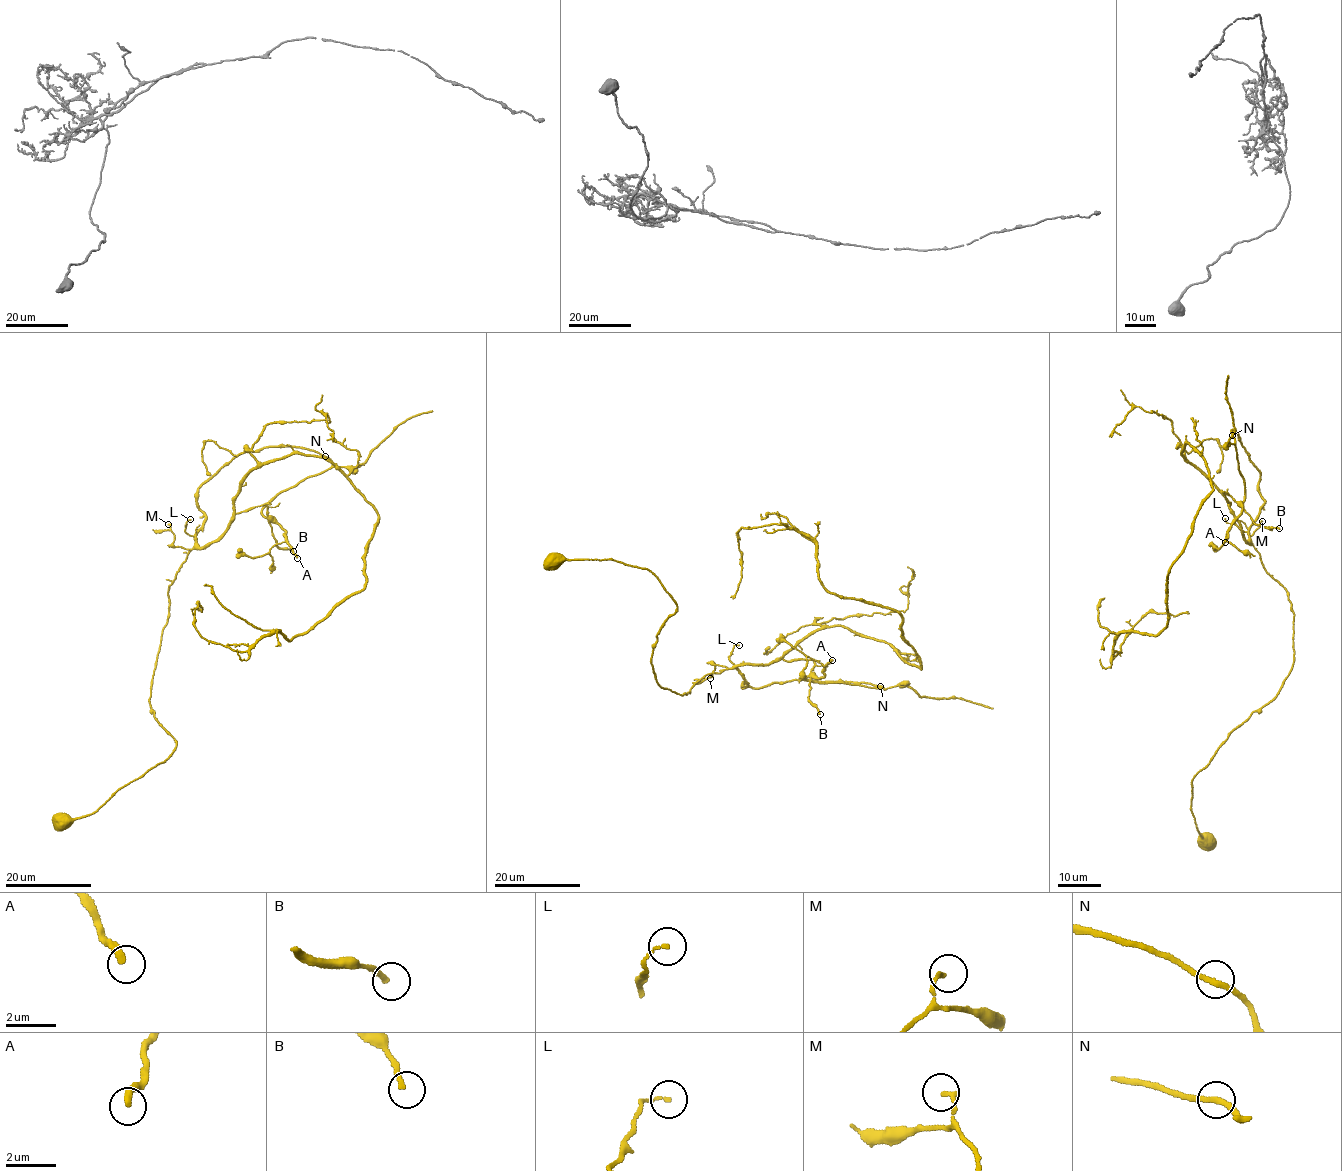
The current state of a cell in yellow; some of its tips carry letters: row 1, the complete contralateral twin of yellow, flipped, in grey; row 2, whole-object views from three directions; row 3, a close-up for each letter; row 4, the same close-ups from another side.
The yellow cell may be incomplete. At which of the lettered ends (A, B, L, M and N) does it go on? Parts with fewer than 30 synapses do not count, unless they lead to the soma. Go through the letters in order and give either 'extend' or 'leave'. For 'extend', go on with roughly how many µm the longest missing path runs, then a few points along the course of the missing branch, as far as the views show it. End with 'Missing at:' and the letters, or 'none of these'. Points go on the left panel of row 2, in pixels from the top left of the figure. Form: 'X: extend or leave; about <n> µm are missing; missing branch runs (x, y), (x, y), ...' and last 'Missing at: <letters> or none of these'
A: extend; about 35 µm are missing; missing branch runs (297, 558), (296, 564), (300, 570), (274, 545), (276, 539), (283, 535)
B: leave
L: leave
M: leave
N: leave
Missing at: A

